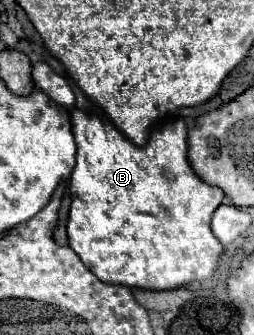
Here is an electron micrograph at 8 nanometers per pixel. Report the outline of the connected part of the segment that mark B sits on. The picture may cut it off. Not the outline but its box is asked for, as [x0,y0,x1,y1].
[68,109,226,291]

